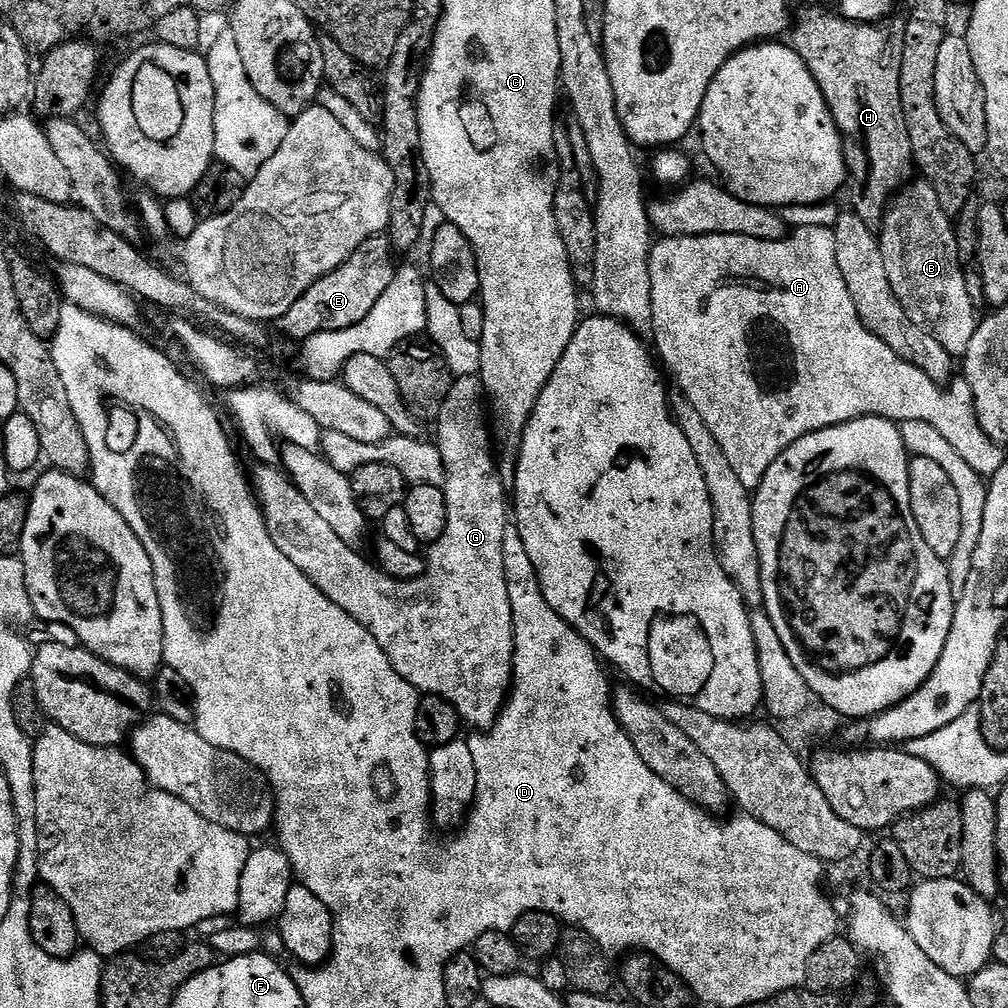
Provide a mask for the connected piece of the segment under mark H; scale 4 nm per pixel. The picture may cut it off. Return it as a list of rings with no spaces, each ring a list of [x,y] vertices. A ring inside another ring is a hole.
[[[804,8],[800,12],[800,17],[795,17],[794,20],[794,31],[791,33],[792,40],[790,39],[791,47],[795,48],[796,53],[802,58],[802,62],[806,62],[806,66],[810,70],[810,74],[814,78],[814,82],[818,82],[818,86],[822,90],[822,94],[826,98],[826,106],[830,110],[830,114],[834,118],[834,122],[838,126],[838,130],[840,131],[841,136],[844,137],[844,160],[846,163],[846,176],[847,179],[850,181],[850,188],[852,184],[852,204],[850,204],[851,211],[855,212],[858,218],[862,218],[862,222],[866,222],[867,224],[876,226],[881,223],[884,219],[884,211],[888,209],[888,205],[892,203],[892,197],[896,195],[897,192],[900,191],[901,188],[904,187],[905,184],[909,183],[910,175],[908,176],[908,171],[913,171],[914,168],[914,161],[912,158],[912,147],[910,146],[910,134],[906,130],[906,114],[902,114],[902,94],[900,93],[900,75],[902,74],[902,46],[904,45],[903,39],[899,35],[896,36],[888,36],[888,27],[887,23],[881,22],[877,25],[874,24],[856,24],[852,20],[845,20],[843,16],[839,14],[833,14],[831,16],[828,12],[823,12],[820,8]]]

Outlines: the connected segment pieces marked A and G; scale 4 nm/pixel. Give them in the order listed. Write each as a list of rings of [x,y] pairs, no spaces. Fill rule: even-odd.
[[[806,226],[797,228],[787,238],[780,241],[759,241],[758,238],[746,238],[738,234],[706,234],[705,236],[666,236],[657,239],[648,255],[650,266],[650,290],[652,291],[652,334],[651,339],[656,340],[655,351],[660,351],[659,359],[664,359],[663,367],[672,371],[676,379],[675,387],[685,398],[692,403],[694,410],[702,414],[702,422],[710,426],[710,434],[714,434],[714,442],[722,446],[722,454],[730,466],[742,478],[742,486],[750,490],[759,488],[766,470],[774,466],[774,462],[794,442],[803,436],[817,432],[823,428],[832,428],[835,424],[845,424],[863,416],[881,416],[887,420],[903,422],[900,424],[902,442],[912,456],[931,458],[938,462],[946,474],[950,474],[950,482],[954,482],[954,490],[958,490],[958,506],[962,506],[962,534],[958,534],[958,546],[954,554],[946,562],[948,577],[952,583],[952,595],[959,598],[966,582],[970,578],[970,566],[974,566],[974,550],[978,546],[978,538],[982,538],[982,522],[986,518],[986,498],[988,497],[988,484],[985,478],[992,477],[1004,463],[1005,449],[984,433],[976,417],[976,403],[974,394],[970,390],[968,381],[956,378],[950,386],[941,387],[935,384],[928,375],[918,366],[898,358],[882,338],[872,333],[858,318],[858,310],[850,298],[850,290],[846,290],[846,278],[842,278],[842,270],[838,270],[838,254],[836,253],[836,233],[831,228],[822,226]]]
[[[479,375],[458,376],[453,379],[450,394],[446,394],[446,402],[442,402],[442,410],[434,421],[434,428],[436,428],[434,443],[442,454],[444,463],[443,489],[446,498],[446,530],[442,534],[442,538],[438,538],[438,542],[427,549],[424,572],[413,580],[399,580],[386,575],[369,557],[368,561],[366,557],[356,553],[357,549],[353,545],[342,542],[342,538],[338,538],[338,533],[315,512],[314,506],[310,506],[310,502],[306,502],[306,498],[302,498],[295,482],[279,467],[257,463],[256,469],[250,472],[250,487],[252,495],[255,496],[256,502],[262,510],[266,526],[270,530],[270,538],[274,538],[274,546],[278,546],[278,550],[282,550],[282,554],[286,554],[286,558],[290,558],[290,562],[294,562],[294,566],[298,566],[298,570],[302,570],[302,574],[306,574],[306,578],[310,578],[310,582],[314,582],[314,586],[318,586],[318,590],[322,590],[322,594],[326,594],[326,598],[330,598],[330,602],[334,602],[334,606],[342,606],[342,610],[346,610],[346,614],[350,614],[350,618],[362,622],[362,626],[366,626],[366,630],[370,630],[370,634],[374,634],[374,642],[378,642],[378,646],[382,646],[382,654],[386,654],[386,658],[390,658],[394,670],[398,670],[398,674],[402,674],[402,678],[406,682],[410,682],[410,686],[414,686],[417,692],[430,696],[441,696],[449,700],[456,707],[461,721],[467,727],[469,724],[472,728],[490,730],[496,724],[500,713],[504,711],[508,693],[512,687],[512,663],[516,653],[516,635],[512,621],[510,590],[502,562],[502,537],[506,535],[506,530],[510,526],[510,500],[509,497],[508,500],[504,497],[506,485],[500,478],[500,470],[494,459],[494,440],[490,435],[489,425],[486,423],[486,397],[484,384]]]

